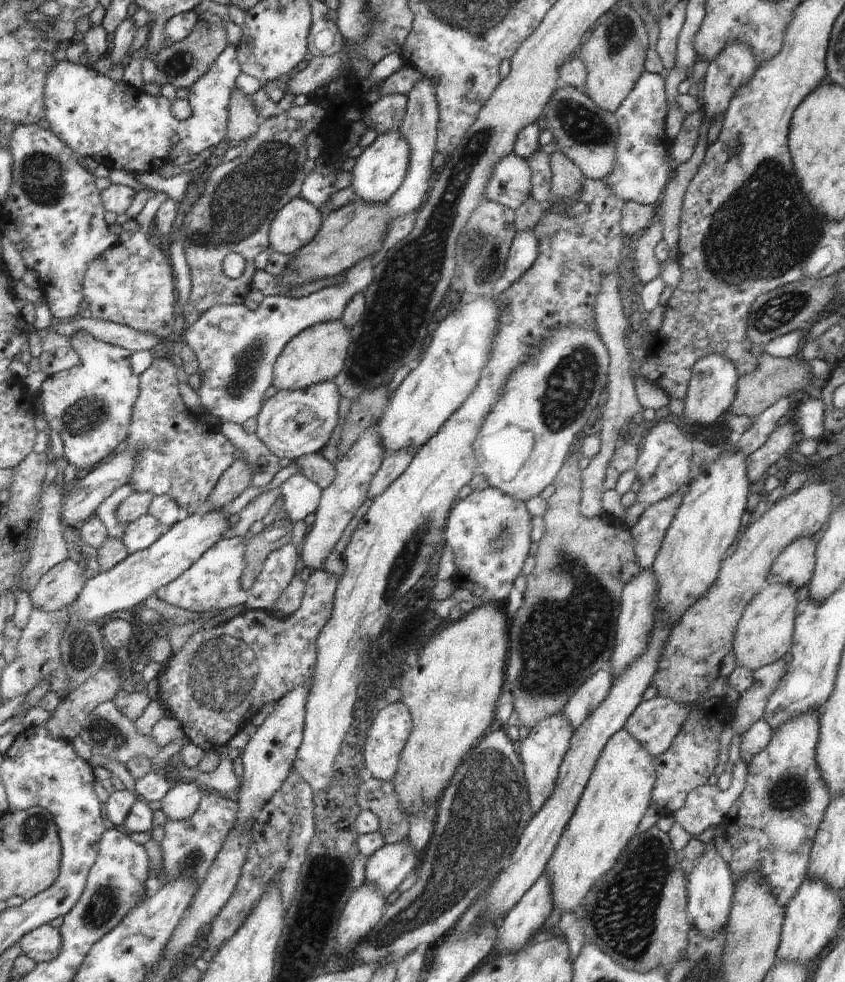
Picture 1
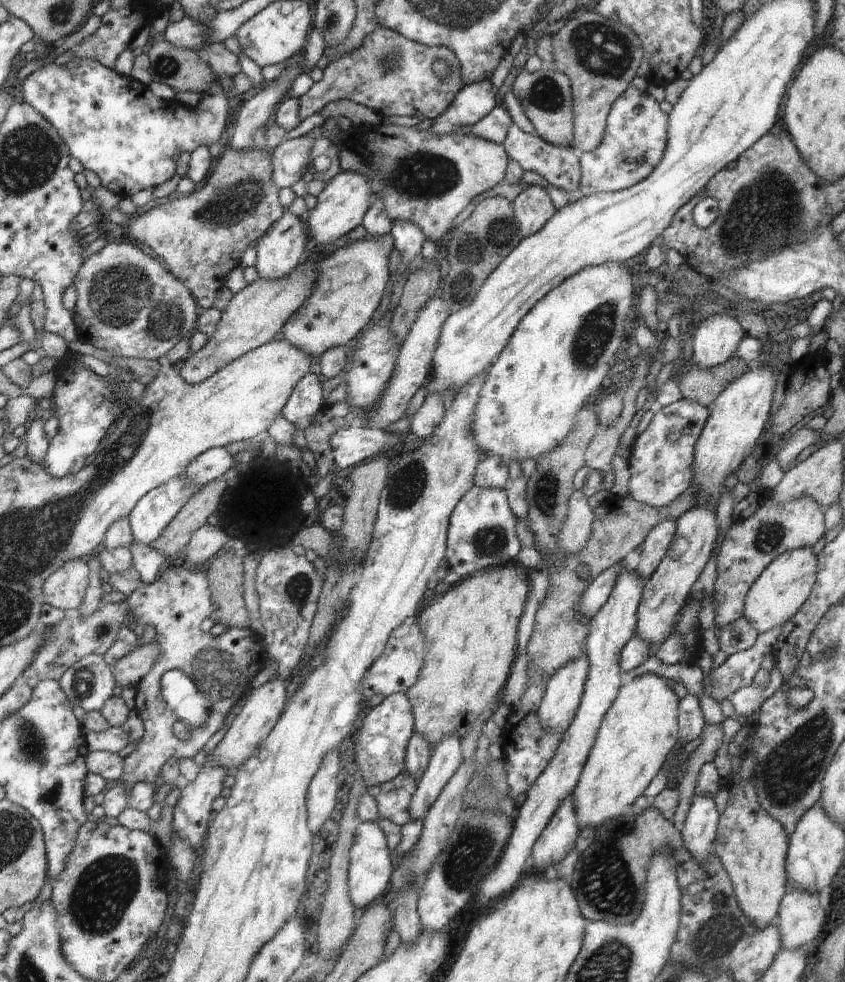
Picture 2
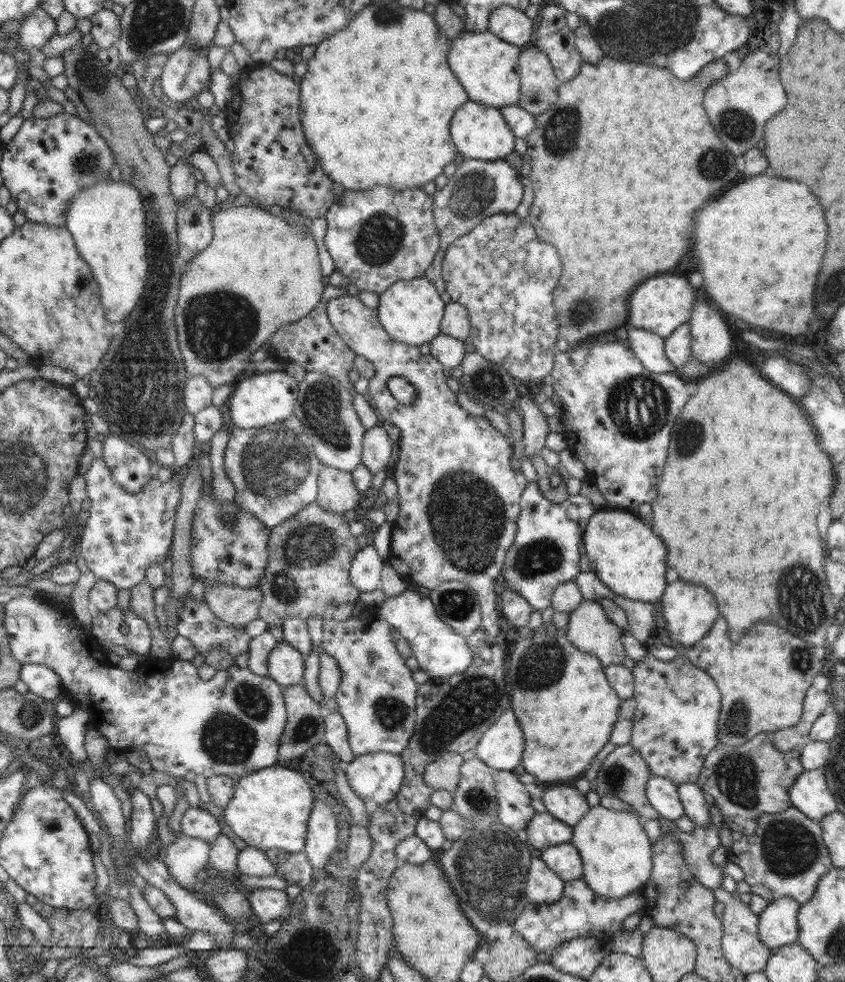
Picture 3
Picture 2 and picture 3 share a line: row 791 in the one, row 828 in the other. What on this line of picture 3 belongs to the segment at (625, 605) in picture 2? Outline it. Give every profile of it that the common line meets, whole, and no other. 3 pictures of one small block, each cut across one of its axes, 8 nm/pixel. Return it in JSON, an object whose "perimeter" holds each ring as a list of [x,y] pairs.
{"perimeter":[[[548,811],[536,813],[526,828],[527,842],[539,851],[556,844],[570,843],[574,834],[572,828]]]}

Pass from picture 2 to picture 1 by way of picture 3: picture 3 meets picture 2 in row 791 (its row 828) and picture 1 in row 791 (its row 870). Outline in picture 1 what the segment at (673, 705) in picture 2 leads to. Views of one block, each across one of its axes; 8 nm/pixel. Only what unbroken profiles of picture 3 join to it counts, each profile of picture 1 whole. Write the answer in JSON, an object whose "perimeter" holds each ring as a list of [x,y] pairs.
{"perimeter":[[[620,729],[610,737],[545,866],[545,874],[551,882],[553,908],[558,908],[561,915],[580,906],[592,886],[620,858],[651,804],[656,775],[653,758],[628,731]]]}

